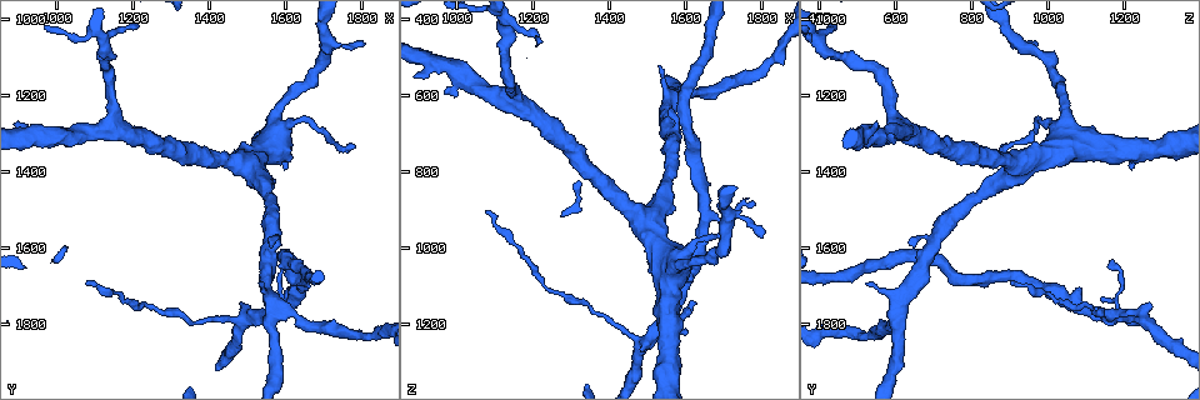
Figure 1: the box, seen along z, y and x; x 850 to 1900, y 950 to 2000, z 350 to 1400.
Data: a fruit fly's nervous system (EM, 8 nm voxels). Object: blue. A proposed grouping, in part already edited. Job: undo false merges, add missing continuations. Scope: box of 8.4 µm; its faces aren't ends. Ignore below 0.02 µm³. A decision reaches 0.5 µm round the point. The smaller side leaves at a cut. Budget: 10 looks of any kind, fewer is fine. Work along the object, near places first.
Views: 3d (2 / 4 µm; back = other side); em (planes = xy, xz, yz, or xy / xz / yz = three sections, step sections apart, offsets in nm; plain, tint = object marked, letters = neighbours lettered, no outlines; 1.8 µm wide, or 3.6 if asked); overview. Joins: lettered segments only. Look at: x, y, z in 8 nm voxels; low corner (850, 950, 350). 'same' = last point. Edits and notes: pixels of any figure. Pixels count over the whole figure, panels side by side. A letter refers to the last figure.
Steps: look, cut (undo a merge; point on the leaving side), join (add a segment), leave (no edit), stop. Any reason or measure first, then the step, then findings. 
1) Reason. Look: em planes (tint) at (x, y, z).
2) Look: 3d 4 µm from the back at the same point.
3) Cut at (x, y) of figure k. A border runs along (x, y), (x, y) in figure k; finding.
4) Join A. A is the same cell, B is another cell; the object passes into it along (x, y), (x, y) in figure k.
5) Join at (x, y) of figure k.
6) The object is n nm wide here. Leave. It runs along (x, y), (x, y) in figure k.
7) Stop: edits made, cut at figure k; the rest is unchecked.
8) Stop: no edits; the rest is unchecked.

An open end. Look: 3d 2 µm at (1775, 1340, 875).

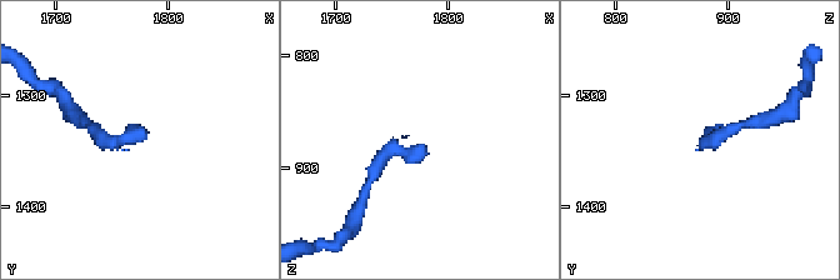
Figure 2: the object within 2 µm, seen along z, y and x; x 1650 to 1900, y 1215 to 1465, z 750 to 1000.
Look: em xy step 16 (tint) at (1782, 1338, 880).

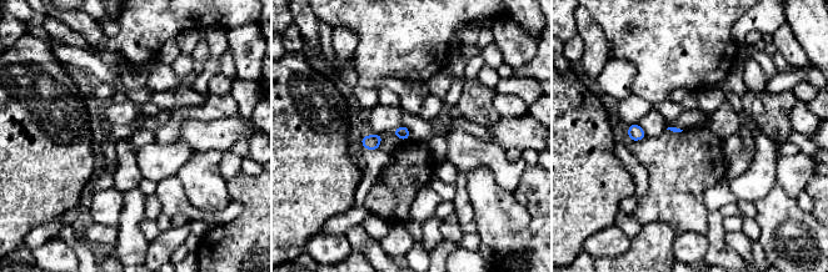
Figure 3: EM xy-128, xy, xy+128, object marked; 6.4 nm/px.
Look: em planes (letters) at the same point.

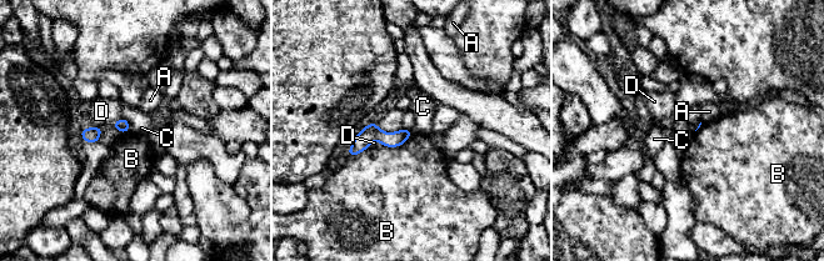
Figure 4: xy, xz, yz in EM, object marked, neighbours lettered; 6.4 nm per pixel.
Leave. A, B, C and D are other cells; a border runs along (123, 118), (126, 120), (130, 130) in figure 4; no lettered segment goes on from it.

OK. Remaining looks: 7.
Four arms meet. Look: em planes (letters) at (1570, 1620, 680).

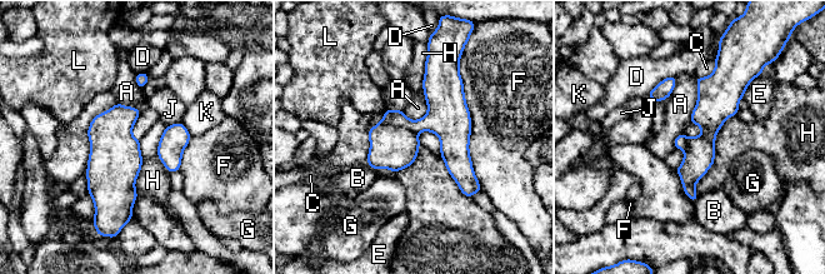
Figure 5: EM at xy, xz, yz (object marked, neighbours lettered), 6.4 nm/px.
Cut at (436, 120) of figure 5. A, B, C, D, E, F, G, H, J, K and L are other cells; a border runs along (383, 120), (418, 133) in figure 5; two neurons meet here.

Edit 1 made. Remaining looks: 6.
Look: overview.

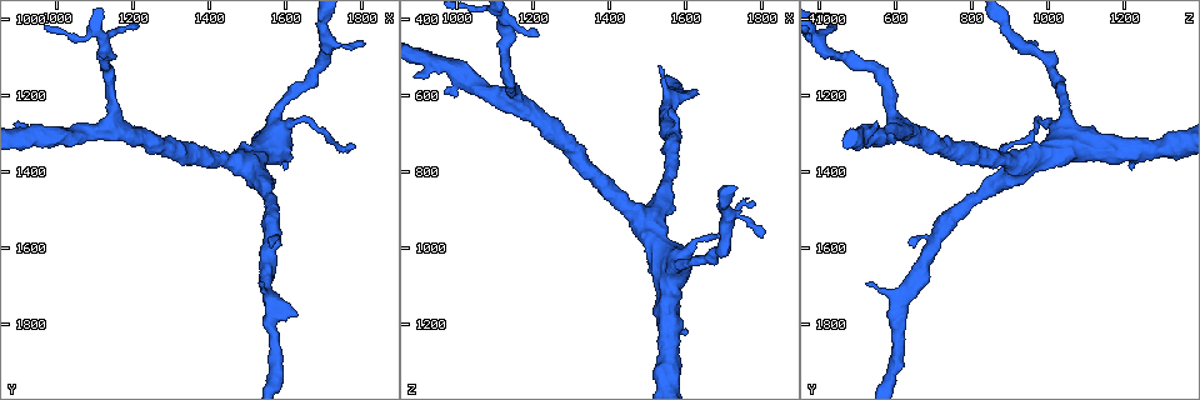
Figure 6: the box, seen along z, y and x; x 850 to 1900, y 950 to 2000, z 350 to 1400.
Stops while still wide. Look: em xz step 16 (letters) at (1605, 1390, 1220).

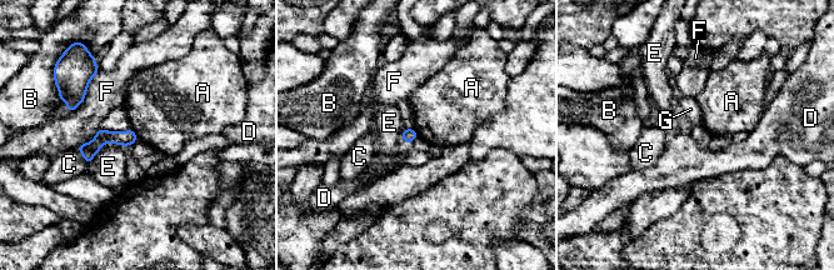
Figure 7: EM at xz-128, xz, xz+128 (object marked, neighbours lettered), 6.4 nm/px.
Cut it another way. Look: em planes (letters) at the same point.

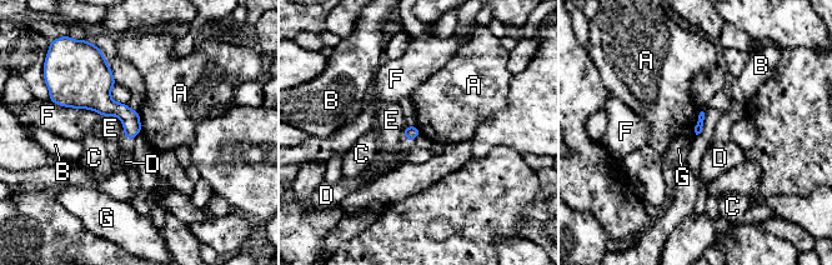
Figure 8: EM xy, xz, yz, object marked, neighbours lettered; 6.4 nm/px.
Leave. A, B, C, D, E, F and G are other cells; a border runs along (701, 111), (695, 126), (695, 134) in figure 8; no lettered segment goes on from it.

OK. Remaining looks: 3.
Stop: edits made, cut at figure 5; the rest is unchecked.

